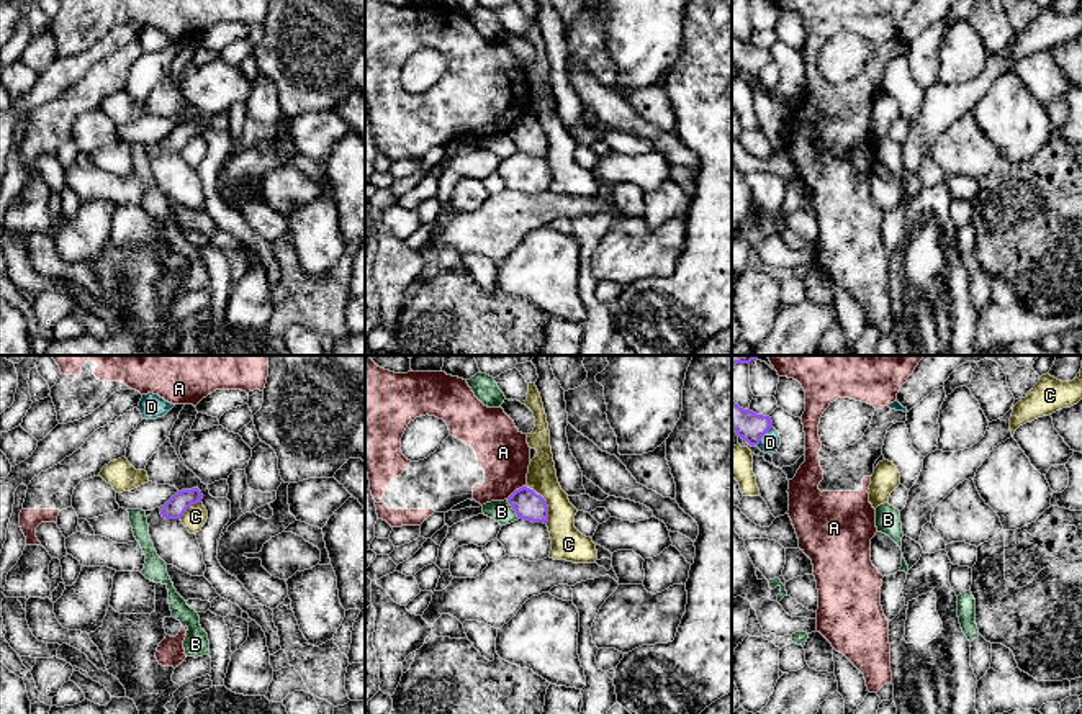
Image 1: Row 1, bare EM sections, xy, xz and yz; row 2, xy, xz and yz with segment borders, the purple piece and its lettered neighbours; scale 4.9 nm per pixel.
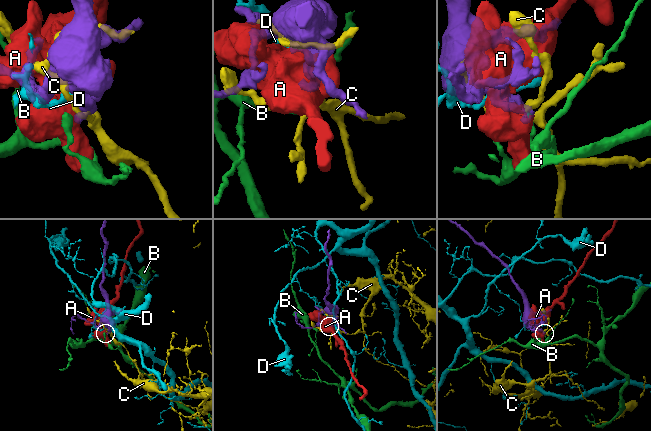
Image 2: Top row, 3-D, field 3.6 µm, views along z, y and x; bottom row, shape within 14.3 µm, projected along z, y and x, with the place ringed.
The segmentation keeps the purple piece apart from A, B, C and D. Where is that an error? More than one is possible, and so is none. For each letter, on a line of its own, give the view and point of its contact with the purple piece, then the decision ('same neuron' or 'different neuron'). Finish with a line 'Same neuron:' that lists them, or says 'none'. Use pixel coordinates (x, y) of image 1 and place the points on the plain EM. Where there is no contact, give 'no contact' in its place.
A: meets purple in xz at (516, 123); different neuron
B: meets purple in xz at (513, 141); different neuron
C: meets purple in xz at (545, 136); different neuron
D: meets purple in yz at (763, 67); different neuron
Same neuron: none

